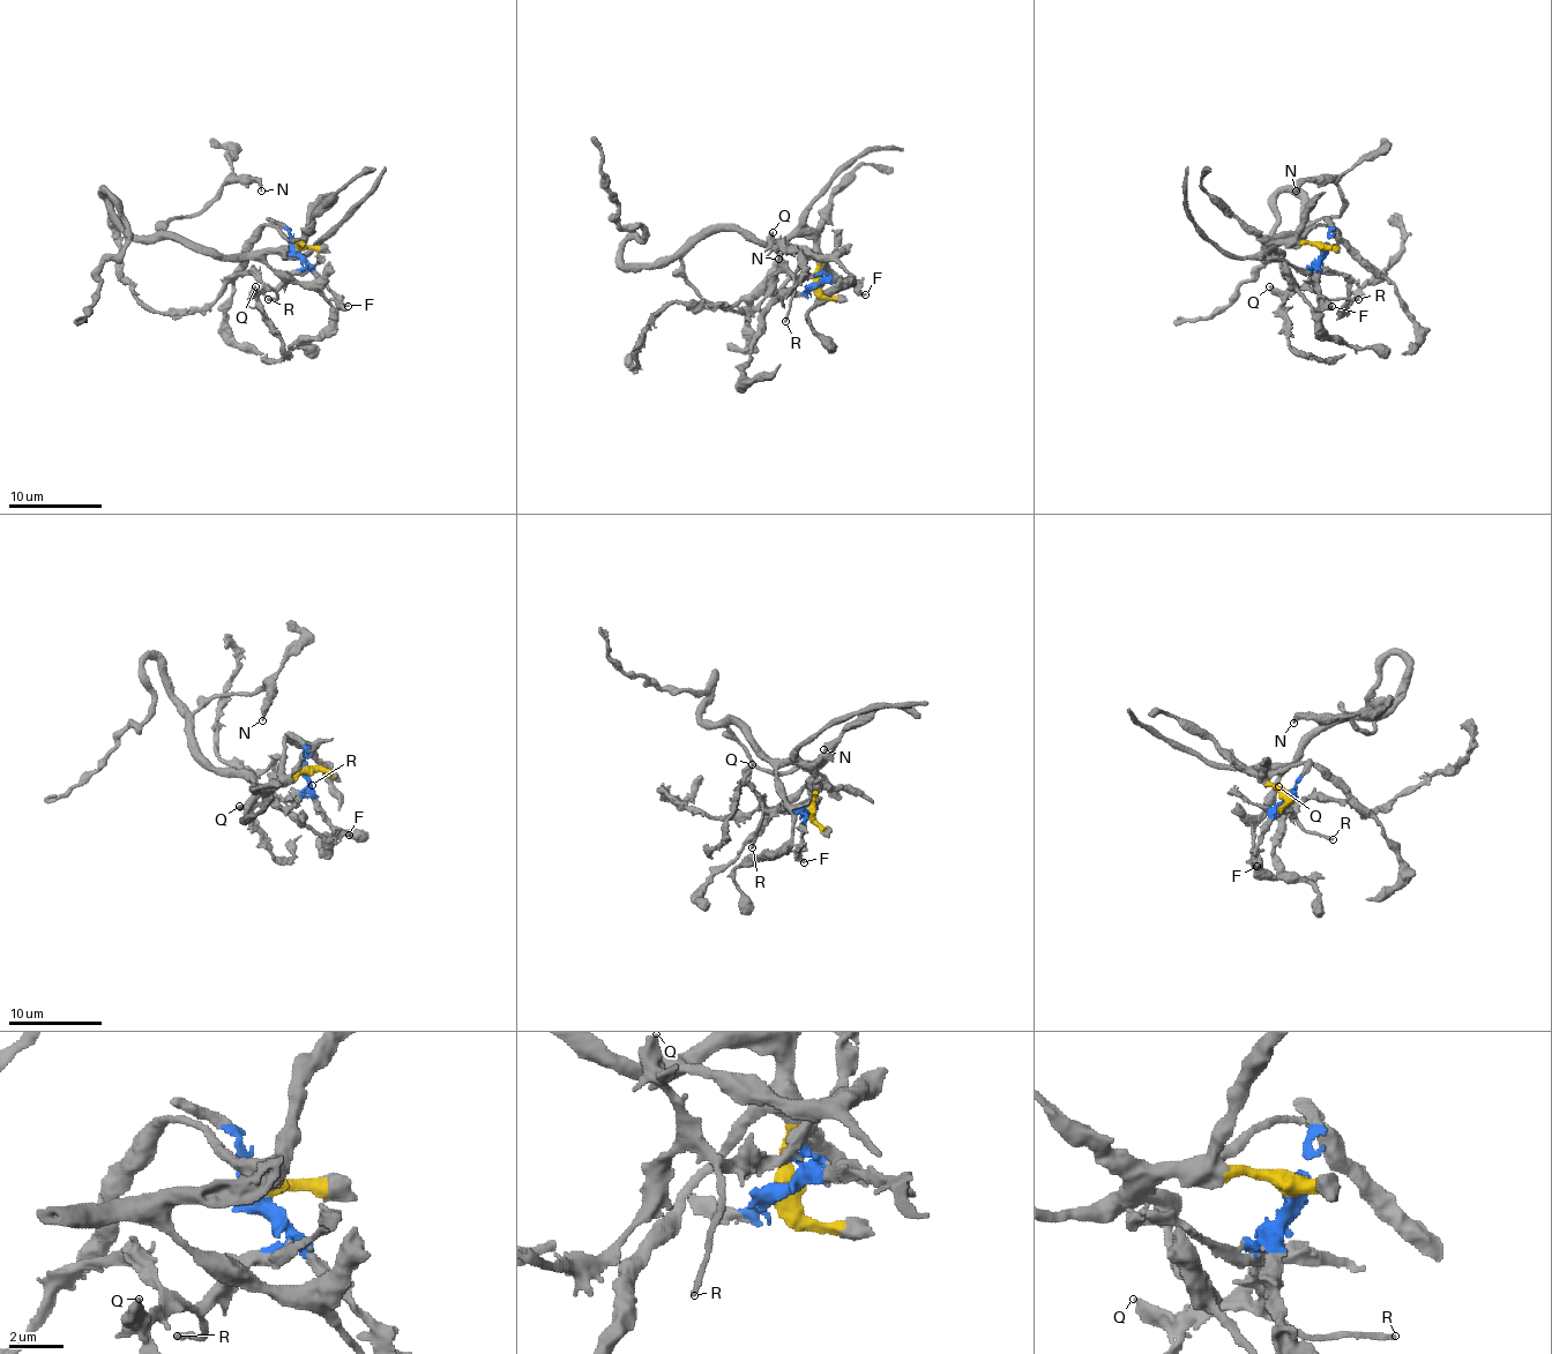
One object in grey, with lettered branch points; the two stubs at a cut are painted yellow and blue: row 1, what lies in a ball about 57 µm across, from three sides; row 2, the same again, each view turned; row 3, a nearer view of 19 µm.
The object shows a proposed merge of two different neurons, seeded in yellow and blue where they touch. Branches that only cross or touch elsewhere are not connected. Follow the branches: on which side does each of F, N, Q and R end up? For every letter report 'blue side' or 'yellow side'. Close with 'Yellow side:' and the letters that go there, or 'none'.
F: blue side
N: yellow side
Q: blue side
R: blue side
Yellow side: N

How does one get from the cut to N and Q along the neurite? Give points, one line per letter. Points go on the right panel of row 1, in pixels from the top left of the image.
N: (1325, 251), (1277, 244), (1280, 255), (1268, 255), (1341, 214), (1343, 193), (1329, 181), (1296, 191)
Q: (1325, 251), (1312, 264), (1310, 290), (1268, 285)

